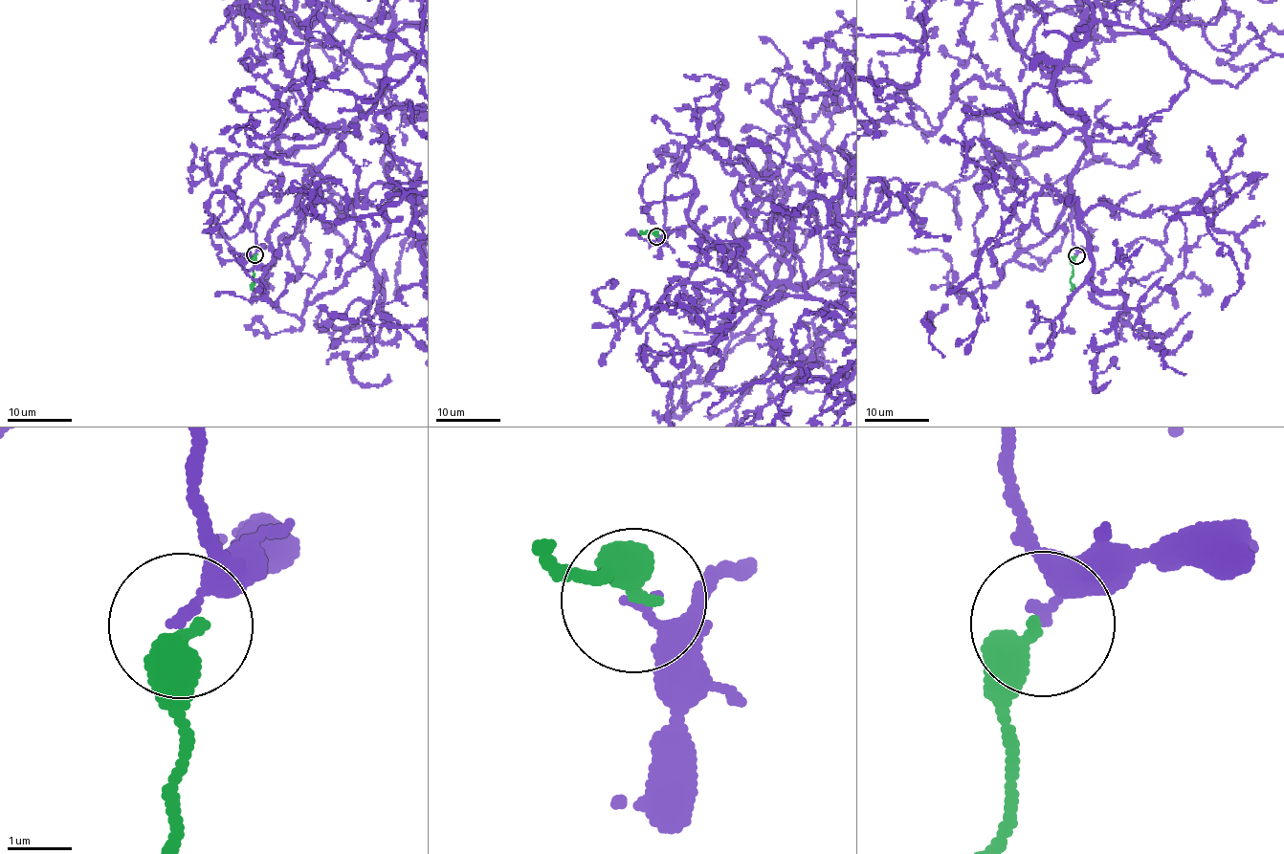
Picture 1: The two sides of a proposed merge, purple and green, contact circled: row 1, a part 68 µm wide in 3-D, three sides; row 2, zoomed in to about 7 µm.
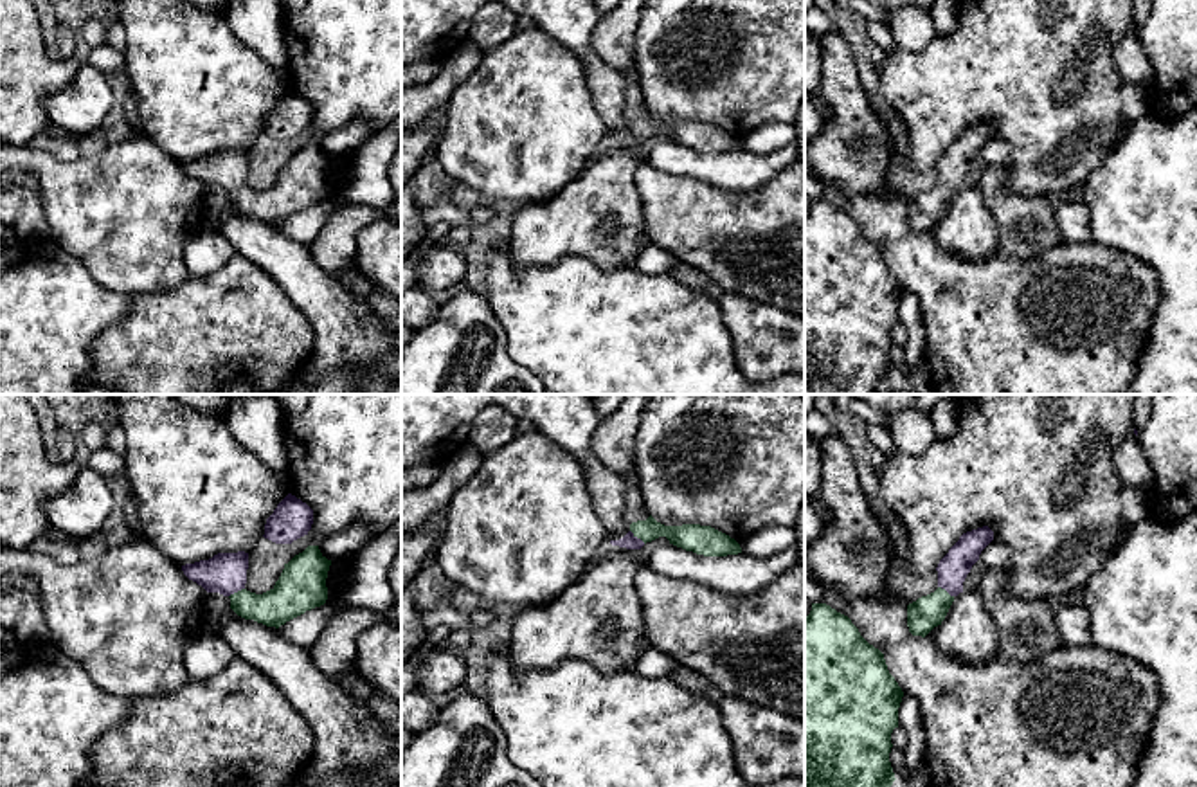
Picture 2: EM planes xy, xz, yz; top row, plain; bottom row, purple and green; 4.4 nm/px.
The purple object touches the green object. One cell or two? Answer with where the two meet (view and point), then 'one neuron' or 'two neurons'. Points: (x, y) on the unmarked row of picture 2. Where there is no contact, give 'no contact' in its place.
meets purple in xz at (636, 134); one neuron

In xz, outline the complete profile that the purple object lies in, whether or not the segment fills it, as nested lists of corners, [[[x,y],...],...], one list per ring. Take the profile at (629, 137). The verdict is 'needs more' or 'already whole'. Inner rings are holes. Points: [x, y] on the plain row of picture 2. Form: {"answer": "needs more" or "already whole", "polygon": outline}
{"answer": "needs more", "polygon": [[[652,112],[646,117],[630,121],[630,128],[610,137],[612,142],[641,146],[646,139],[666,133],[670,140],[704,153],[727,153],[742,149],[740,140],[729,131],[700,121],[664,122]]]}

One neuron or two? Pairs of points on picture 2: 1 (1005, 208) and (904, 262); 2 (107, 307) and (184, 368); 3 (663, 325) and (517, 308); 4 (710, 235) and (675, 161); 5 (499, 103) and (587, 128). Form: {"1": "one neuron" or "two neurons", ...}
{"1": "two neurons", "2": "two neurons", "3": "one neuron", "4": "two neurons", "5": "one neuron"}

